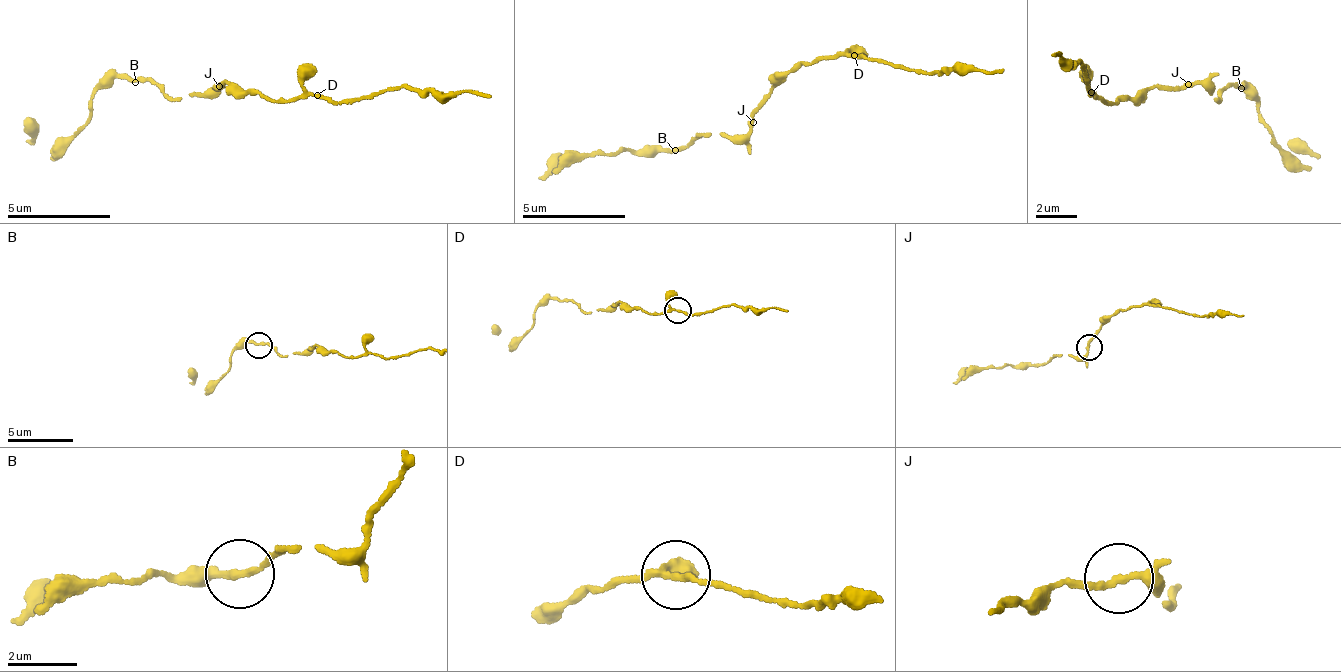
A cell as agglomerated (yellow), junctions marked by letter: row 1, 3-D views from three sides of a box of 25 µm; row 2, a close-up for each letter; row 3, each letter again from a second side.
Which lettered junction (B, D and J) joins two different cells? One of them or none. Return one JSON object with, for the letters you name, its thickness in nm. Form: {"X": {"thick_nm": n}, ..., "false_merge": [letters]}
{"false_merge": []}

